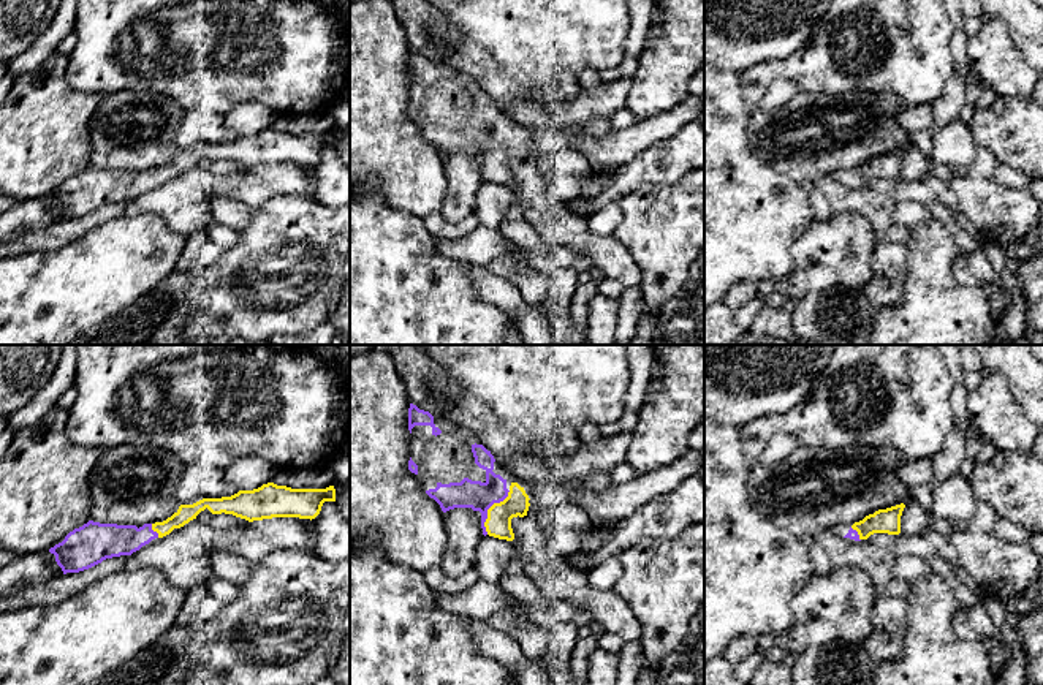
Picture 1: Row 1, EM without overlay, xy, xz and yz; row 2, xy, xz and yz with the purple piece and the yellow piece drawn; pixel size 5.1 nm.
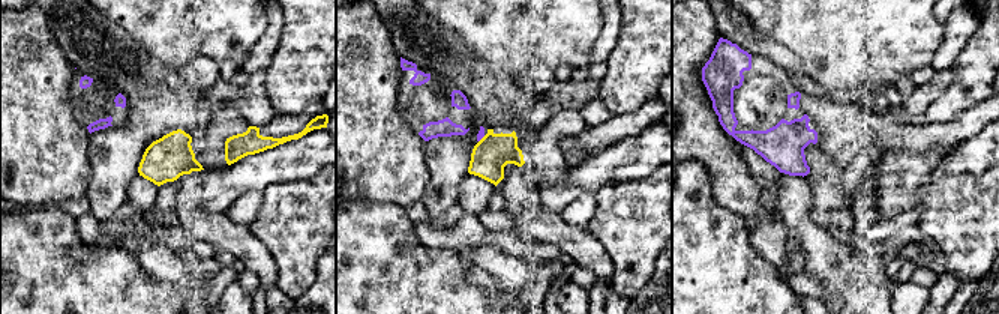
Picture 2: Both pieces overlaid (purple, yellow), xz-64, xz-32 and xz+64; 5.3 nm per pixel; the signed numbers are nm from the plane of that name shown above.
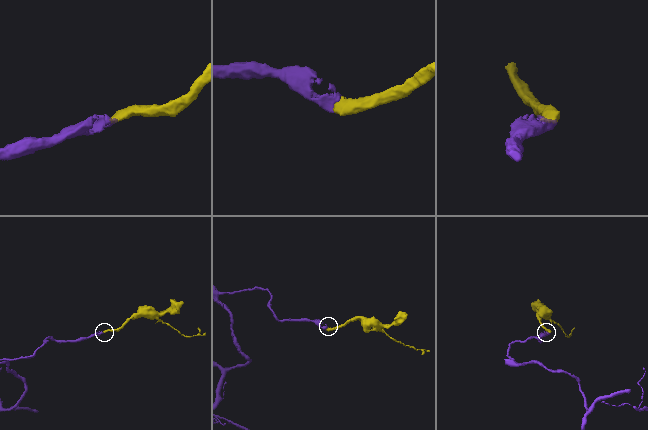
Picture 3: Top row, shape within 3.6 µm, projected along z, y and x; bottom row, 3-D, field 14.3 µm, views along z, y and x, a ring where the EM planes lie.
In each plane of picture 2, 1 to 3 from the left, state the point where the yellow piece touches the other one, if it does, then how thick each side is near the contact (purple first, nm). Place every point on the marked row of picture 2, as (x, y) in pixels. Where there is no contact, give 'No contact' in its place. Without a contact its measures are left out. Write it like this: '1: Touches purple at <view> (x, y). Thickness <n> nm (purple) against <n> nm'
1: No contact
2: Touches purple at xz-32 (482, 137). Thickness 40 nm (purple) against 200 nm
3: No contact

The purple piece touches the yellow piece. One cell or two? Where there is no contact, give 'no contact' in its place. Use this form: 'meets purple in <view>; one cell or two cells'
meets purple in xz; one cell

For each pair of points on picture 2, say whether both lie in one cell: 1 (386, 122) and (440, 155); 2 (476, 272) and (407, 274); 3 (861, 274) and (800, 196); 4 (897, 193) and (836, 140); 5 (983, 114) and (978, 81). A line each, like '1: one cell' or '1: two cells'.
1: two cells
2: two cells
3: one cell
4: two cells
5: two cells

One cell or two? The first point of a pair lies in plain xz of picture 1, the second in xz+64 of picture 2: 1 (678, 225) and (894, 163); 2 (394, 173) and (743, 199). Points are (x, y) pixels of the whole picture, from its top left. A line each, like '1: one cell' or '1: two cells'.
1: one cell
2: one cell

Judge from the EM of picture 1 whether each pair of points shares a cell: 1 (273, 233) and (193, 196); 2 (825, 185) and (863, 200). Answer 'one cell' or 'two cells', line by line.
1: two cells
2: one cell

